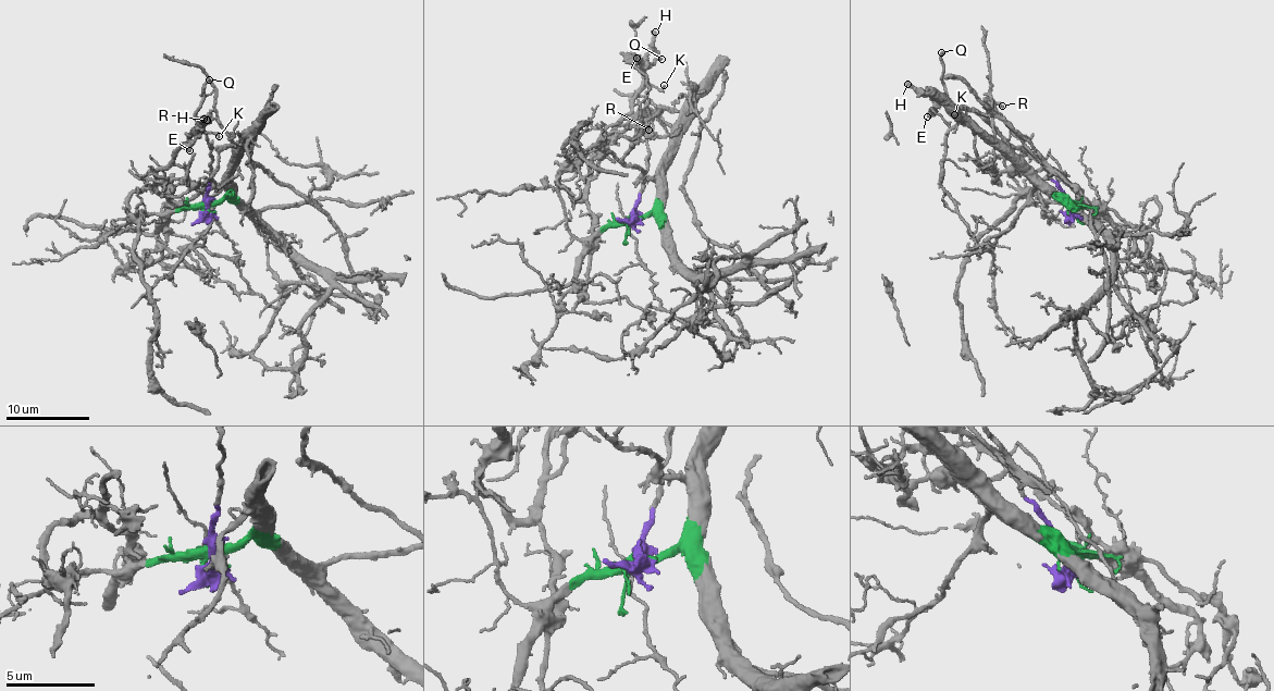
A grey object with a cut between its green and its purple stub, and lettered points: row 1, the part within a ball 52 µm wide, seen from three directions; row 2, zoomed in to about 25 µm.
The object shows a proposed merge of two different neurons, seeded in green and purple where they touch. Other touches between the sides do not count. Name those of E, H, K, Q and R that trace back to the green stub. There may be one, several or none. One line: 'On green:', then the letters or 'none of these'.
On green: none of these

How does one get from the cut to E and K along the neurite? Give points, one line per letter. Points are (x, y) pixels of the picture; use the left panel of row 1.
E: (207, 208), (211, 156), (207, 135), (197, 127), (190, 134), (189, 138), (195, 130), (189, 151)
K: (207, 208), (211, 156), (207, 135), (197, 127), (190, 137), (215, 132), (219, 137)

